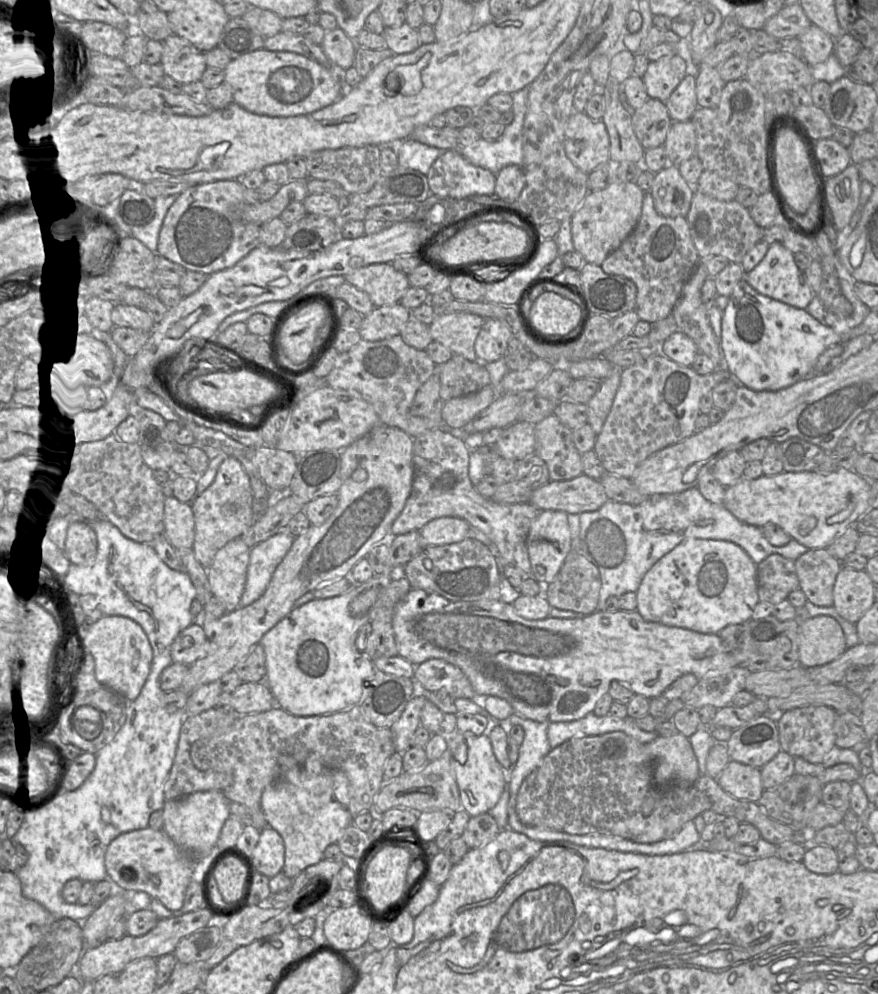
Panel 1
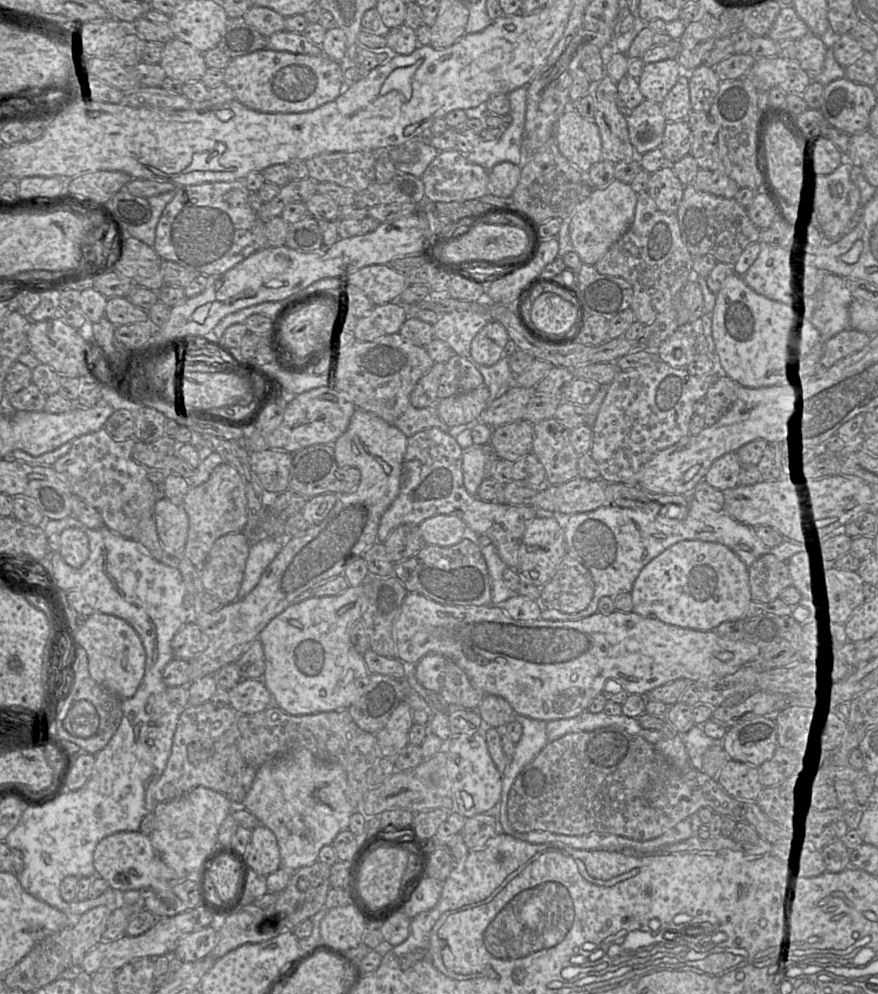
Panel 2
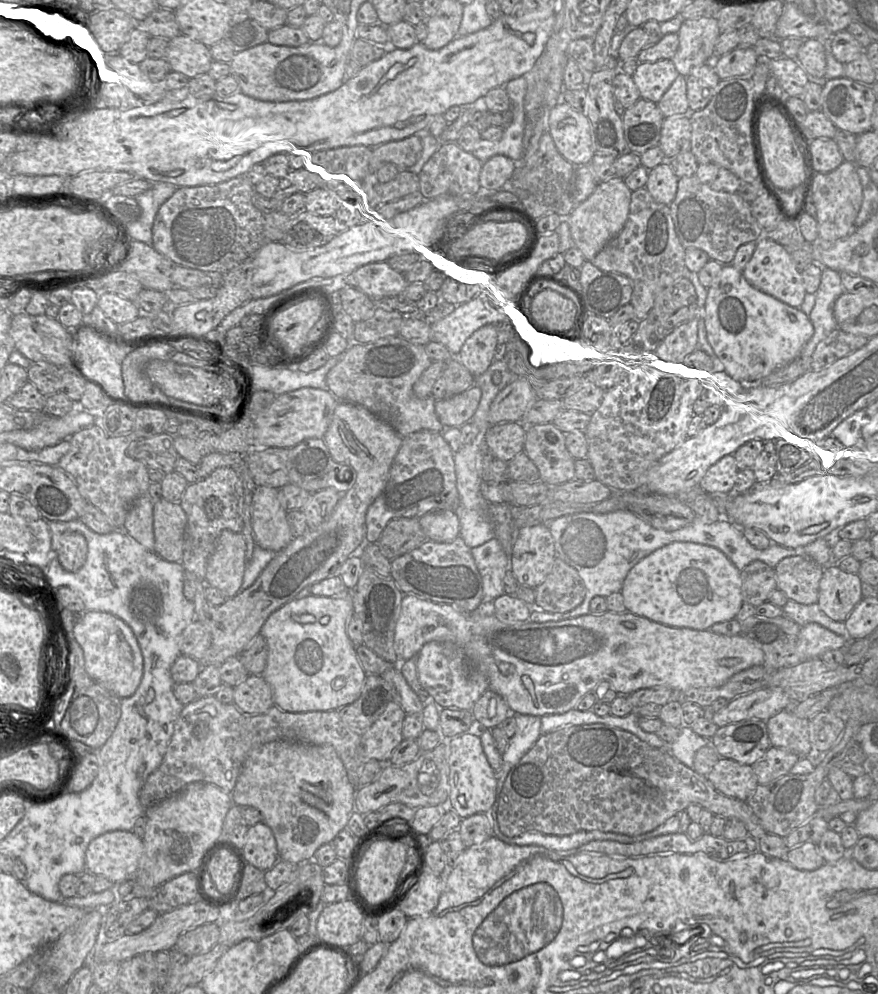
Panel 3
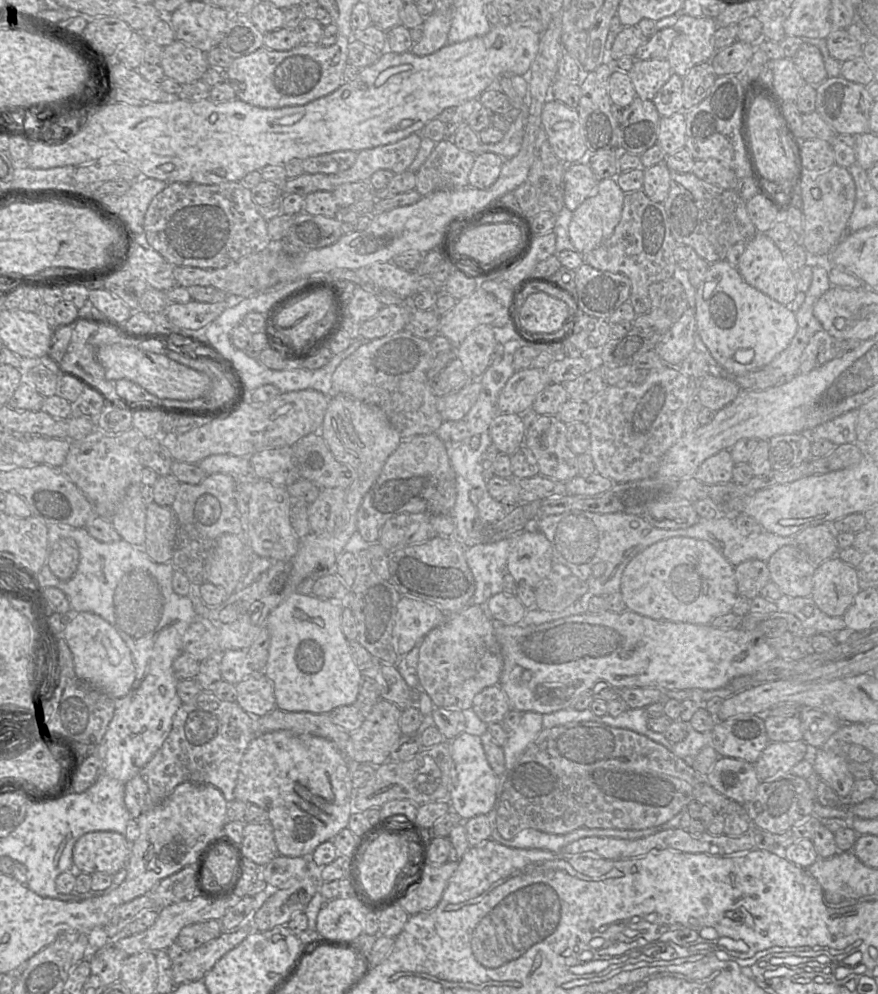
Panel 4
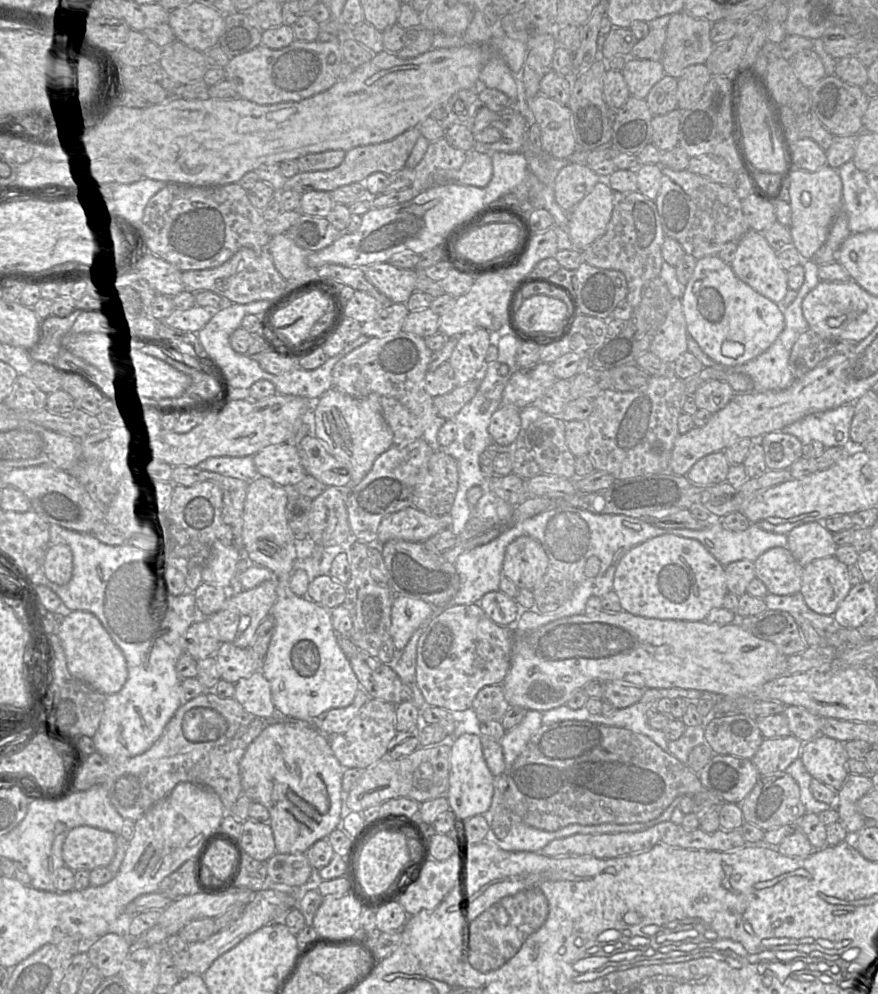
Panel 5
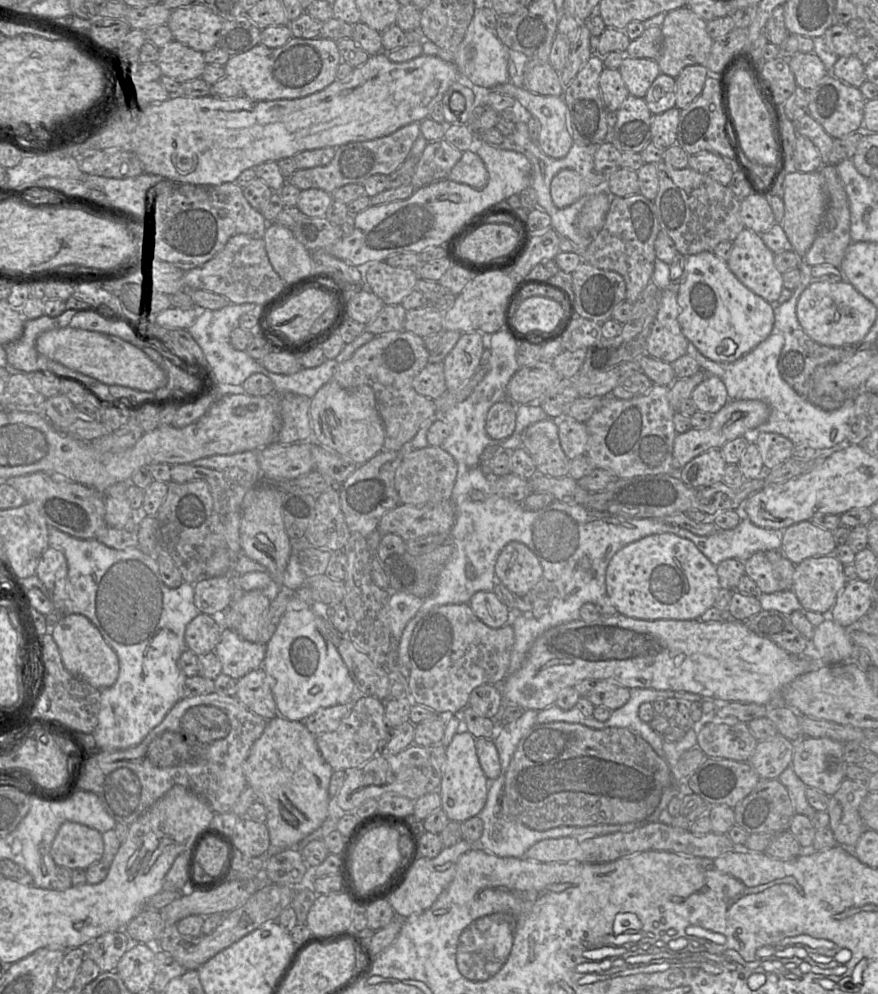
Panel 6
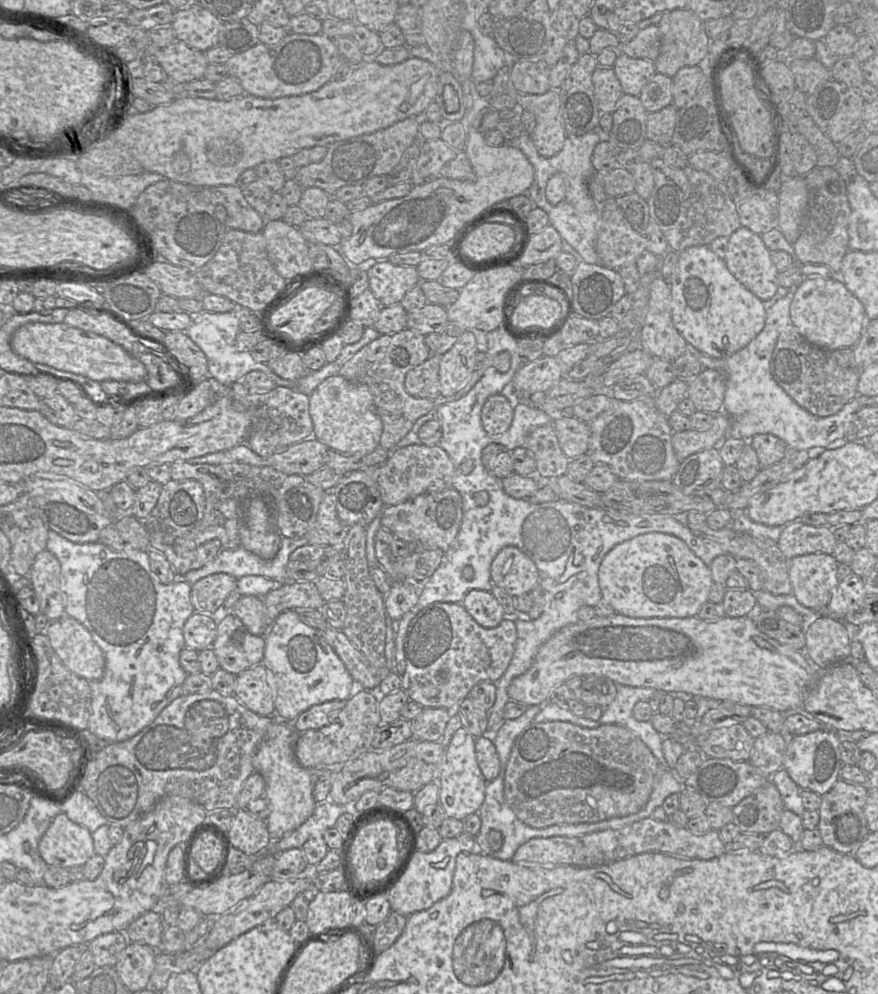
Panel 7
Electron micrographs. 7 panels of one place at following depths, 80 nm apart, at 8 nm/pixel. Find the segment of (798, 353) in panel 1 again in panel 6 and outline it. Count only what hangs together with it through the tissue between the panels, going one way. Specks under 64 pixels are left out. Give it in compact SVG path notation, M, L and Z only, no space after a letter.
M712 251L686 257L685 280L676 291L678 322L682 333L706 358L717 363L732 363L764 341L773 329L774 309L769 302L744 286L729 269L727 262Z

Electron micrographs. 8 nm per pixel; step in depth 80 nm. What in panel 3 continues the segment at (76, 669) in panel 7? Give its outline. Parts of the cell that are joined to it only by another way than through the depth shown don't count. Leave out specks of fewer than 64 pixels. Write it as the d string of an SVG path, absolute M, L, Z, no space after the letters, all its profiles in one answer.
M85 611L73 628L73 637L84 653L85 670L92 680L120 699L132 696L143 675L143 657L131 628L120 618L98 611Z

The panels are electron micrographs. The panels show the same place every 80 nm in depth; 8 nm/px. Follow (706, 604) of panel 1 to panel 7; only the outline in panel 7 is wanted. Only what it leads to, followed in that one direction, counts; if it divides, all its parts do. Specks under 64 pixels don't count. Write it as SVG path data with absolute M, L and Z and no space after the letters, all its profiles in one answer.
M658 532L638 535L613 547L603 558L598 571L602 598L616 613L631 618L686 618L696 616L708 602L714 583L711 571L681 539Z

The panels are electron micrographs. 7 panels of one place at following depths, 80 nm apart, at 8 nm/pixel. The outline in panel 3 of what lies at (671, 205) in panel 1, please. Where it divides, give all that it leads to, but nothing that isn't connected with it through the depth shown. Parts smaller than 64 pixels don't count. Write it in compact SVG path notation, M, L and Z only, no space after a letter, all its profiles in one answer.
M665 161L649 170L645 188L656 203L669 206L676 197L678 180L669 161Z

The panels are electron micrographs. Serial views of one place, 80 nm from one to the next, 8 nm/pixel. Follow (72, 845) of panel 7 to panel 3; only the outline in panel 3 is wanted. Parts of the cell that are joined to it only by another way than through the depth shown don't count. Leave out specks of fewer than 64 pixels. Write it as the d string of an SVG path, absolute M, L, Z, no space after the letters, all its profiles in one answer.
M132 831L106 832L89 843L86 870L105 876L115 885L134 879L143 850L143 840Z

